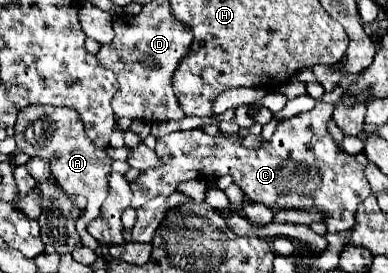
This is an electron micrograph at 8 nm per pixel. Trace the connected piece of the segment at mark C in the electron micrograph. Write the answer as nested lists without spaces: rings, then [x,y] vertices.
[[[319,101],[309,113],[301,113],[297,117],[279,121],[271,143],[263,143],[261,149],[245,149],[241,147],[235,139],[225,137],[223,133],[211,137],[203,131],[191,129],[191,131],[177,131],[177,133],[169,133],[161,139],[157,139],[157,155],[159,159],[165,163],[159,169],[149,169],[145,171],[137,181],[131,183],[133,189],[133,201],[131,207],[139,207],[143,203],[147,203],[149,199],[157,197],[157,195],[171,195],[177,191],[177,185],[181,181],[187,179],[203,179],[203,181],[211,181],[211,179],[219,179],[221,175],[231,175],[235,185],[253,201],[263,203],[267,207],[283,207],[283,209],[321,209],[325,211],[327,219],[325,225],[329,229],[329,233],[339,233],[345,229],[351,229],[355,223],[355,209],[359,207],[359,203],[363,203],[369,195],[371,195],[371,187],[369,181],[363,173],[365,165],[367,165],[367,157],[363,153],[359,155],[349,155],[345,151],[341,151],[337,147],[337,143],[333,141],[333,137],[327,131],[327,123],[331,121],[331,115],[335,111],[335,103],[325,103]]]

